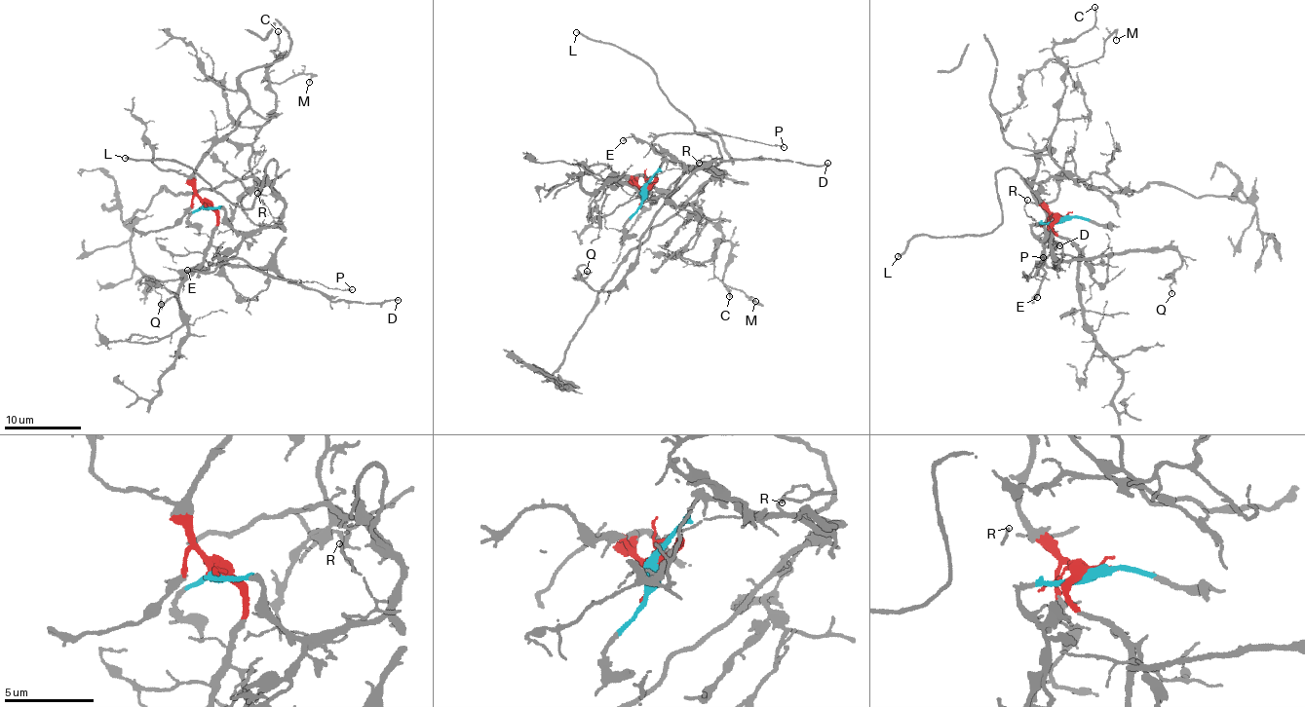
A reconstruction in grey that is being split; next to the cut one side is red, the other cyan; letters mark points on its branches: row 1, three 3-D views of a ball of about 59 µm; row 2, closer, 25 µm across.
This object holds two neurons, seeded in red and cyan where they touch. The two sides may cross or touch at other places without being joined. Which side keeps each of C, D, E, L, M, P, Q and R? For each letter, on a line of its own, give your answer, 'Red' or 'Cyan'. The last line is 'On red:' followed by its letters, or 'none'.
C: Red
D: Cyan
E: Cyan
L: Cyan
M: Red
P: Cyan
Q: Cyan
R: Cyan
On red: C, M

